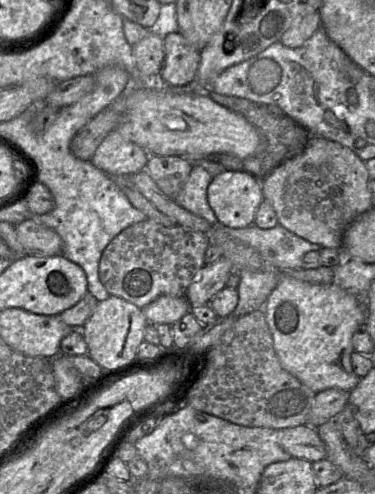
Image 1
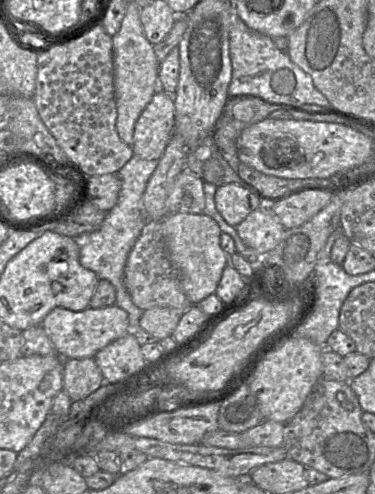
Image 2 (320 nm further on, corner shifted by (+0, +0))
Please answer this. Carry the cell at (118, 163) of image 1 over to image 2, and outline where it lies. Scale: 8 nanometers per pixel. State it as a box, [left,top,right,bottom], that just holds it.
[131,90,175,160]

